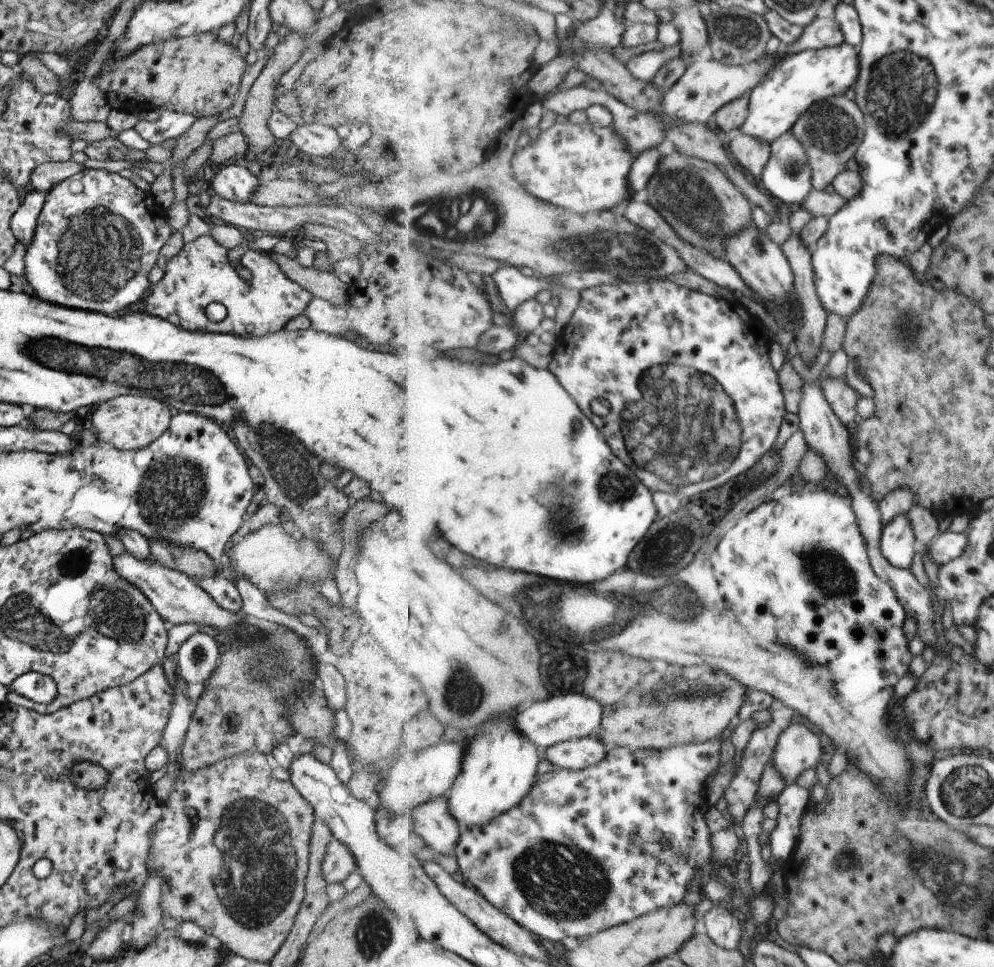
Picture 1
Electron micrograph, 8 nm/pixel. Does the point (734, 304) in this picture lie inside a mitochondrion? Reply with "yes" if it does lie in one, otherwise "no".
no

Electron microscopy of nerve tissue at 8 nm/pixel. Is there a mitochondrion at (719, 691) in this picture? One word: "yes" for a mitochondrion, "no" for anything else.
yes

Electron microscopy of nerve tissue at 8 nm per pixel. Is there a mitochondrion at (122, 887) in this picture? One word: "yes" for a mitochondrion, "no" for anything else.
no

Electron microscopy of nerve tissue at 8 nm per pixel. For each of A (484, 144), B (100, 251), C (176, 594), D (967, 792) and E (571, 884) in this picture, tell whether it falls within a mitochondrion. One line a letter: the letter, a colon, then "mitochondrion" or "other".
A: other
B: mitochondrion
C: other
D: mitochondrion
E: mitochondrion

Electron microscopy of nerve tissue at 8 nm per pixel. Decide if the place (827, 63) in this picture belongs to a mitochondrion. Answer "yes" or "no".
no

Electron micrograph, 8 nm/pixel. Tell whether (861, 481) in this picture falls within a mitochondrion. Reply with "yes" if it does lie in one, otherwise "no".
no

